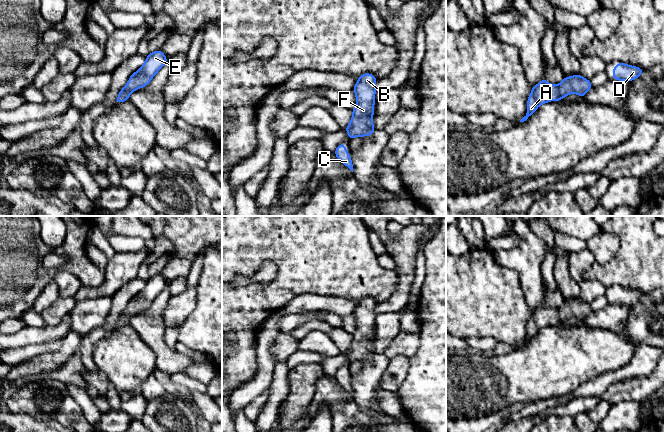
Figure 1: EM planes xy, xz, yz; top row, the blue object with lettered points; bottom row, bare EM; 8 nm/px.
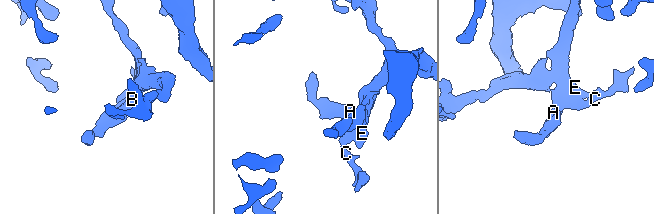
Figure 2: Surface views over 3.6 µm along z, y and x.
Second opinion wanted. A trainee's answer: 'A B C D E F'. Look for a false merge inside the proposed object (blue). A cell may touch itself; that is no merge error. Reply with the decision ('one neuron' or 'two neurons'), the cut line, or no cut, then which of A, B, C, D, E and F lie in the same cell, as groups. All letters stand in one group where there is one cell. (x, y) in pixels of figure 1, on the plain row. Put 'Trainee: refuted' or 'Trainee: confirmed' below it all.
one neuron; cut none; groups A B C D E F
Trainee: confirmed

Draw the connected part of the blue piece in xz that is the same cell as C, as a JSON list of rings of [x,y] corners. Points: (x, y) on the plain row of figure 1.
[[[340,367],[334,376],[335,380],[353,396],[353,388],[351,379],[346,375],[346,369]]]

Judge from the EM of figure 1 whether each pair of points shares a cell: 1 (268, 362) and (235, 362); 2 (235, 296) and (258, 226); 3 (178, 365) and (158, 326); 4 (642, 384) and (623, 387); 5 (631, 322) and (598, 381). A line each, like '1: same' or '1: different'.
1: different
2: same
3: same
4: same
5: different

